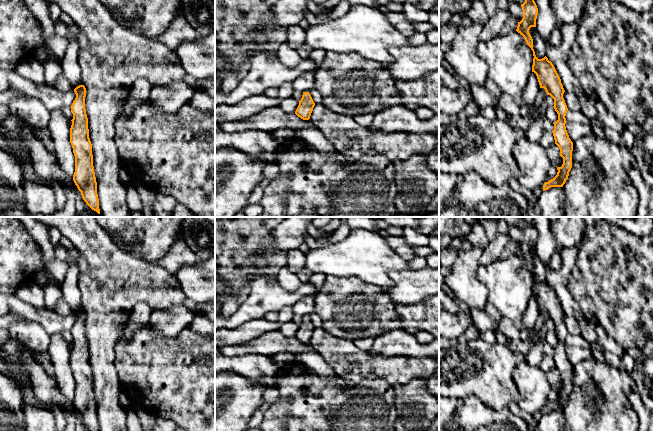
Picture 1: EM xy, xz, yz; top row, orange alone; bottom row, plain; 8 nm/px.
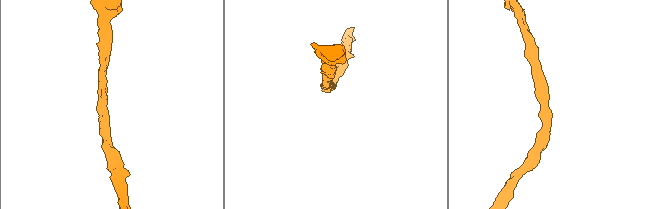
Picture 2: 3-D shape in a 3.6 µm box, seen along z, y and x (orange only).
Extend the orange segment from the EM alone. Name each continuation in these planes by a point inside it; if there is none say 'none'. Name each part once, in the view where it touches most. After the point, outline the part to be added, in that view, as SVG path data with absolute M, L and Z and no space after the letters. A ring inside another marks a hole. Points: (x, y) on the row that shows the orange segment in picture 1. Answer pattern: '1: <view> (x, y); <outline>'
none

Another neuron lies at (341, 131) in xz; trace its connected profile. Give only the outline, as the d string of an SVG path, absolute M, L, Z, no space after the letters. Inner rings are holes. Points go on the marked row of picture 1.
M315 104L309 121L317 127L326 139L335 147L337 152L356 155L382 154L392 162L406 160L414 155L428 156L439 143L435 134L419 134L406 132L372 132L367 127L358 125L353 117L331 111L323 104Z

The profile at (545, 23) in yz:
M534 0L537 8L538 15L536 19L536 29L539 36L547 46L551 43L551 34L556 27L556 19L551 8L550 0Z

